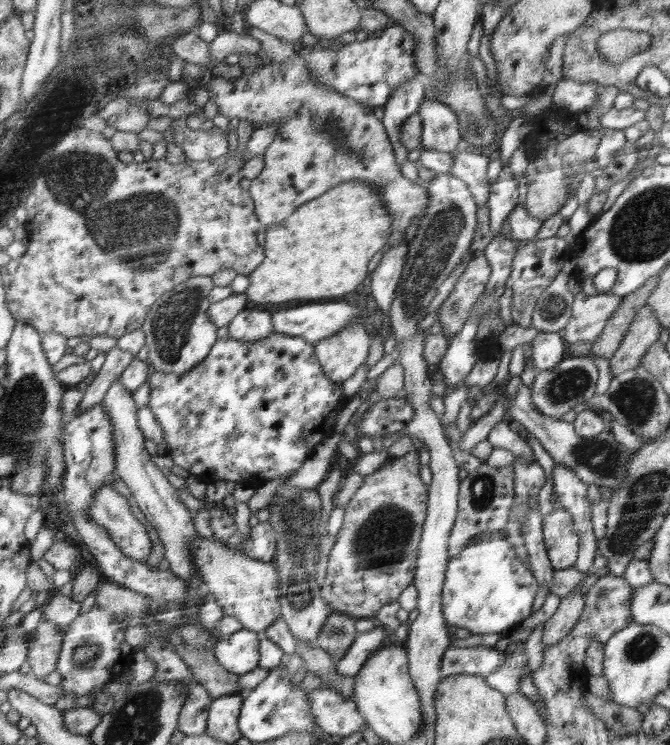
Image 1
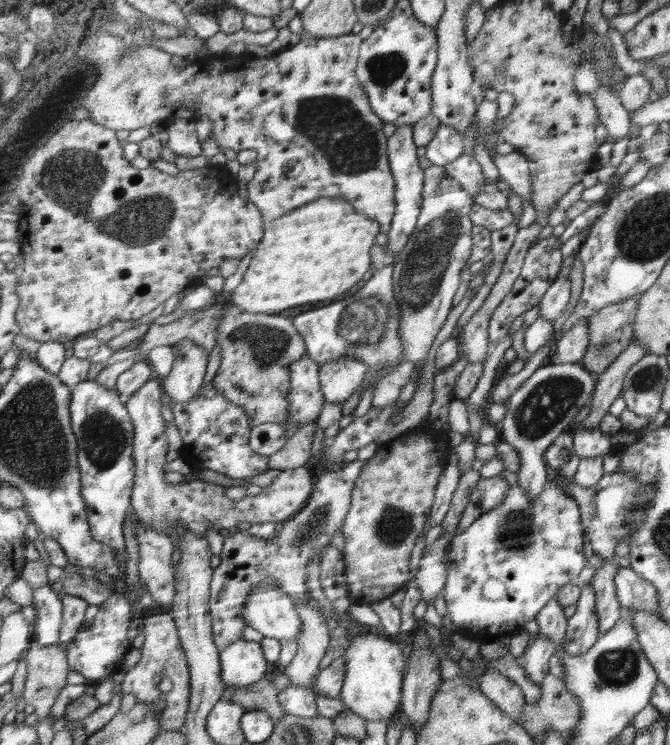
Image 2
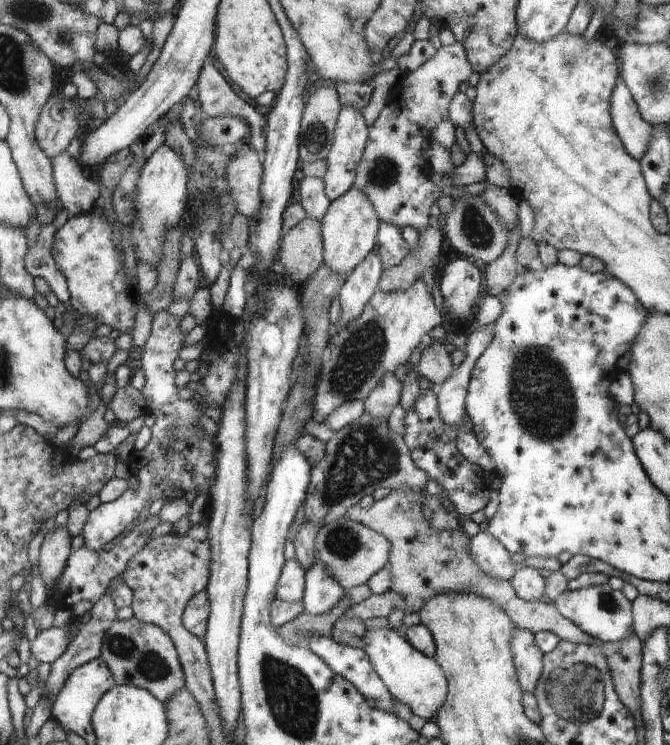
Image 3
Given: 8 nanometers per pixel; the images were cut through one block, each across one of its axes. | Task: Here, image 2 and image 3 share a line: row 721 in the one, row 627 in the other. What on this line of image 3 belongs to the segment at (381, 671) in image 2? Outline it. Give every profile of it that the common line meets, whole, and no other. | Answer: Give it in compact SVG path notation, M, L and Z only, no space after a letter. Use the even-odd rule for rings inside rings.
M389 626L385 628L366 629L364 634L364 651L374 666L378 676L388 688L390 696L398 705L406 704L412 714L427 721L434 720L436 713L447 702L447 677L440 668L435 657L429 657L406 642L400 634L396 634Z

